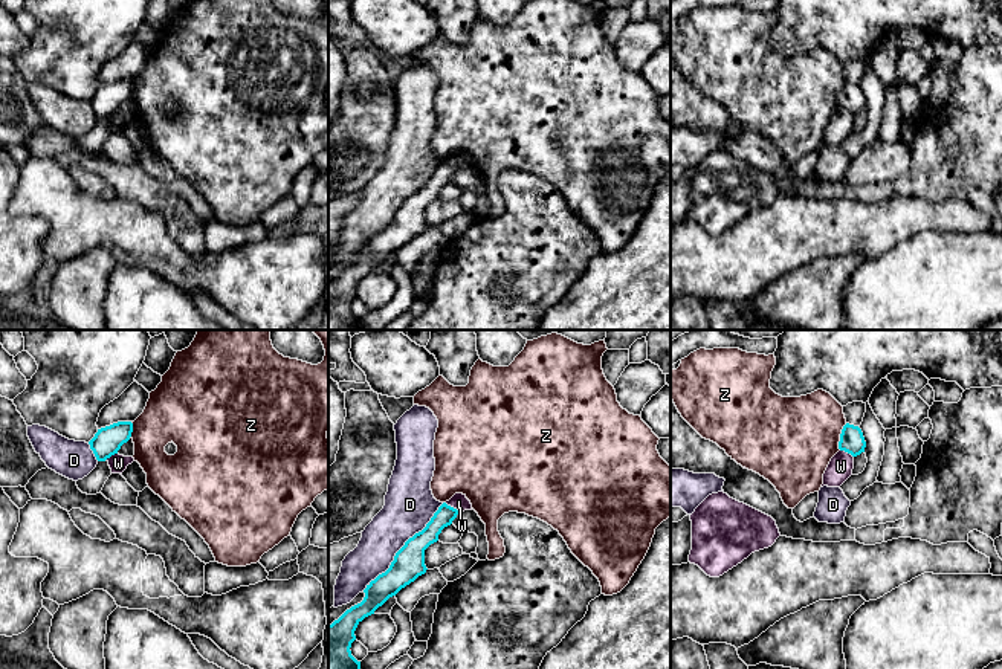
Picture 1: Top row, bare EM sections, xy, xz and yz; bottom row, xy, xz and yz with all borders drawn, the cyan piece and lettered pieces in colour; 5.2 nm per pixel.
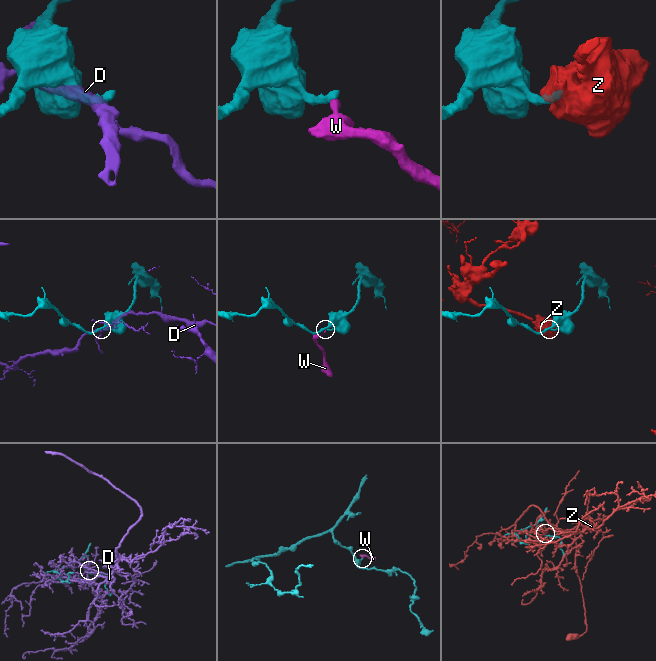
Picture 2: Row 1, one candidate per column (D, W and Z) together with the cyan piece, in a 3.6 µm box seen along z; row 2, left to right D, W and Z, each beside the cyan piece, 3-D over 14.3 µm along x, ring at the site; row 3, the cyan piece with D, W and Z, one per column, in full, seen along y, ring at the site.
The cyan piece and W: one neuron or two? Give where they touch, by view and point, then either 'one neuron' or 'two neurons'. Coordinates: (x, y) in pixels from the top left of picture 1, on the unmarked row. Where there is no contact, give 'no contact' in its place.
xz (452, 165) | two neurons

